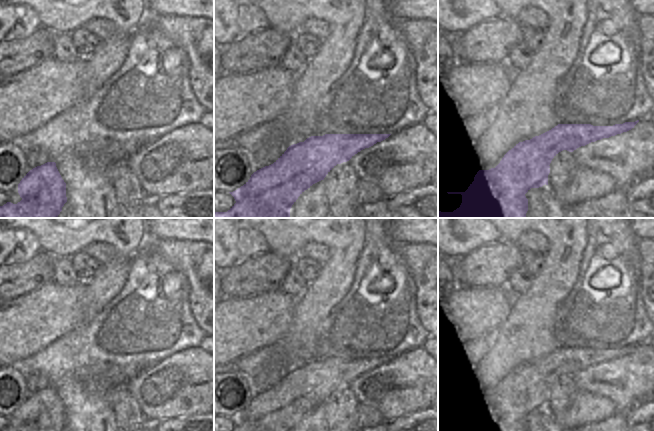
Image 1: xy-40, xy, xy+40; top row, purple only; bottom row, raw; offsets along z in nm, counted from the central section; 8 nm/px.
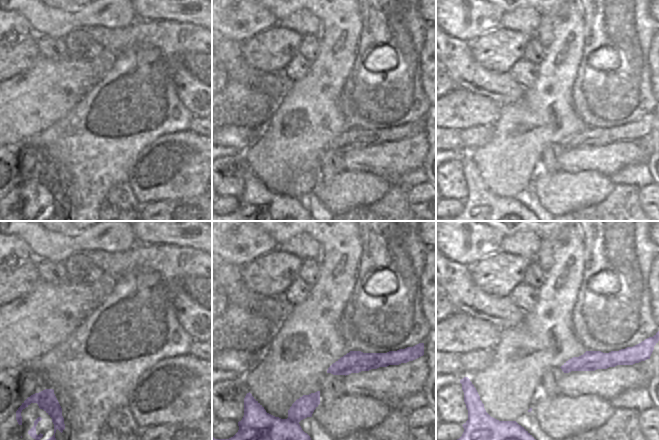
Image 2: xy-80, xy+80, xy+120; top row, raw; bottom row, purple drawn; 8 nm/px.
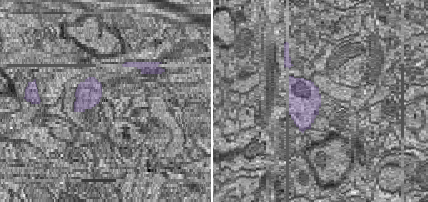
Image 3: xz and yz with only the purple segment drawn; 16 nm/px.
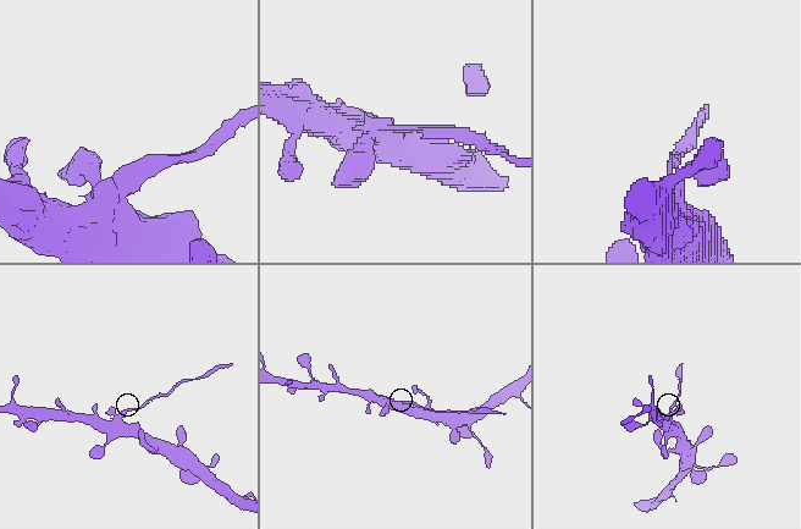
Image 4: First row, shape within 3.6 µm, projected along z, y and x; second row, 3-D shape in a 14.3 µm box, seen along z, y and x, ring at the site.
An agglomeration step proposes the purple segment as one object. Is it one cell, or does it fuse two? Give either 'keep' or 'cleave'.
cleave

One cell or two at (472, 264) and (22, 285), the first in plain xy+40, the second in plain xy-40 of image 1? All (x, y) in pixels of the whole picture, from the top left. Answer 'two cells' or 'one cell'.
one cell

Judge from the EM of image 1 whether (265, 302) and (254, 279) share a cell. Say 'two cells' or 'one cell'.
two cells

